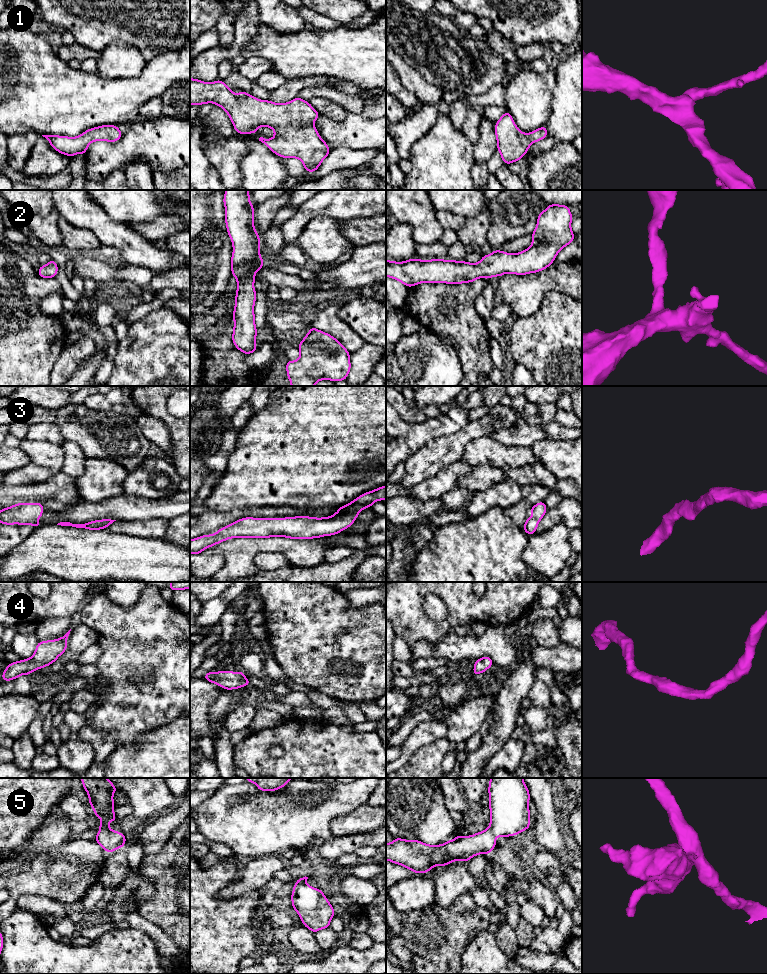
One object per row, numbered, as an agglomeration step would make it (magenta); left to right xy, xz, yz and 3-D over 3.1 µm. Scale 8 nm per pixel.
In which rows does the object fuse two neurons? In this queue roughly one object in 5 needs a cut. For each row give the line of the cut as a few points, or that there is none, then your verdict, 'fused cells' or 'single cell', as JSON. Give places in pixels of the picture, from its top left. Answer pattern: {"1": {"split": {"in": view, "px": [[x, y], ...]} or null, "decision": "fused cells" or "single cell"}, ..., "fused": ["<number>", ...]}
{"1": {"split": null, "decision": "single cell"}, "2": {"split": null, "decision": "single cell"}, "3": {"split": null, "decision": "single cell"}, "4": {"split": null, "decision": "single cell"}, "5": {"split": null, "decision": "single cell"}, "fused": []}

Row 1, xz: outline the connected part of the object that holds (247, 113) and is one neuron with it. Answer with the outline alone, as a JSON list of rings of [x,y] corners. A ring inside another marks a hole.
[[[190,78],[190,105],[215,103],[222,107],[228,114],[235,131],[238,134],[256,134],[258,127],[270,127],[275,136],[272,139],[259,138],[273,153],[282,158],[297,158],[302,161],[306,172],[315,172],[322,161],[329,155],[330,148],[322,140],[314,121],[320,114],[311,104],[300,97],[296,97],[288,103],[273,103],[270,100],[260,100],[239,89],[239,96],[222,80],[212,83]]]

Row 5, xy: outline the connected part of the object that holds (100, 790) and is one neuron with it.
[[[80,778],[84,789],[89,796],[89,804],[96,817],[101,818],[100,831],[96,834],[96,842],[107,853],[125,846],[126,836],[109,828],[109,822],[117,822],[114,814],[113,793],[117,788],[107,778]]]

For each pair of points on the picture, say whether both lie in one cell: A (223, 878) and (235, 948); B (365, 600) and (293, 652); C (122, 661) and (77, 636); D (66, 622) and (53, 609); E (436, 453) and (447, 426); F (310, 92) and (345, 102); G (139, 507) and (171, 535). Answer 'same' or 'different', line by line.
A: same
B: different
C: different
D: different
E: different
F: same
G: different

